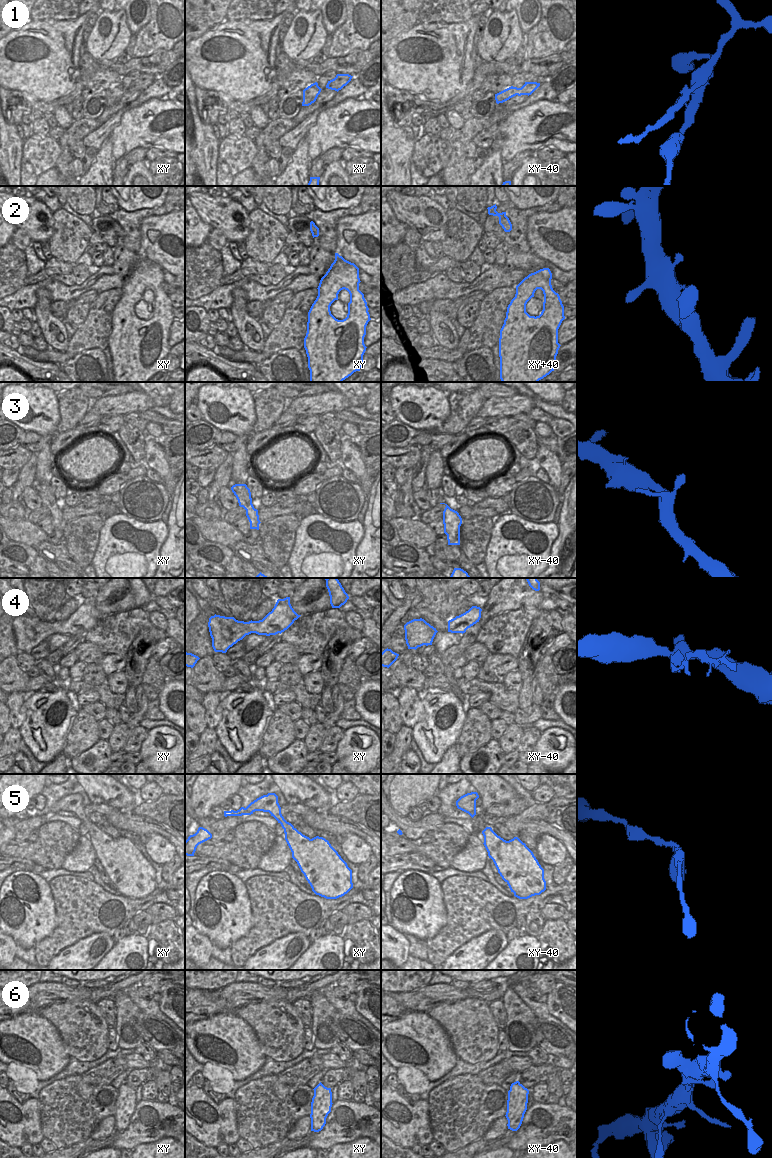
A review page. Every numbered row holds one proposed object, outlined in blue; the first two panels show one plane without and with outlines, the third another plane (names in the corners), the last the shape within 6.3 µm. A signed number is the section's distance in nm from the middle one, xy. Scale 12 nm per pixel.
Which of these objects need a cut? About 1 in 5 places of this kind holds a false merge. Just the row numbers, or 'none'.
none

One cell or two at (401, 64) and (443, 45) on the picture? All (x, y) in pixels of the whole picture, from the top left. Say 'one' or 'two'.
one

